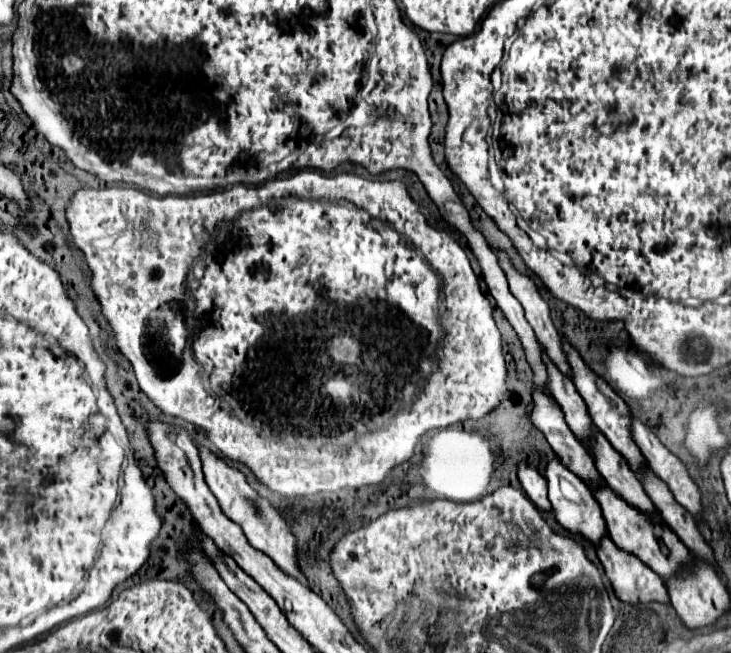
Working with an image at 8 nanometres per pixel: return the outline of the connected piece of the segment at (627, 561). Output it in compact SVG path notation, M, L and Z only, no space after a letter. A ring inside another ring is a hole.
M603 537L599 541L597 557L599 557L607 577L611 579L611 585L613 585L613 589L615 589L615 593L617 593L617 597L621 601L627 601L627 603L647 603L647 601L667 603L669 601L669 595L667 595L667 589L663 585L663 579L651 567L641 563L641 559L637 559L633 553L627 553L623 549L619 549L609 537Z

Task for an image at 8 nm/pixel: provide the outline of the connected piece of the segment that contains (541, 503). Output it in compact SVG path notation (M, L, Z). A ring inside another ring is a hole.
M519 461L517 463L517 477L521 481L523 491L527 493L527 497L543 511L551 511L551 503L547 499L547 483L543 479L543 475L529 463L529 461Z

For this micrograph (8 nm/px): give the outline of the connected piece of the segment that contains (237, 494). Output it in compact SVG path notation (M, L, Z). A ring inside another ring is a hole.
M199 447L199 455L201 455L201 463L203 463L203 473L205 473L205 481L209 485L209 489L213 491L213 495L217 497L219 501L219 507L221 511L233 521L237 523L247 541L253 543L255 549L263 551L265 555L269 555L285 573L289 575L295 575L301 583L307 585L303 573L299 571L297 567L297 559L295 559L295 537L291 535L287 523L283 521L283 517L269 505L267 499L259 497L245 481L245 475L237 469L233 469L231 465L227 465L223 459L219 459L217 455L213 455L211 451Z

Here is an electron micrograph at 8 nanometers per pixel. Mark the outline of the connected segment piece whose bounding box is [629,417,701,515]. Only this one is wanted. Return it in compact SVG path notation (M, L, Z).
M631 417L631 419L633 419L633 421L629 423L629 431L631 431L631 435L633 435L633 441L635 441L637 447L641 449L641 453L645 455L645 459L647 459L649 467L653 469L653 473L657 473L657 475L669 485L669 489L671 489L671 493L673 493L673 497L675 497L677 503L681 503L685 509L689 509L691 515L699 515L699 511L701 511L701 493L699 493L699 487L693 483L693 479L687 475L685 465L683 465L673 453L669 453L669 451L665 449L665 445L655 437L655 433L653 433L645 423L635 421L635 417Z

